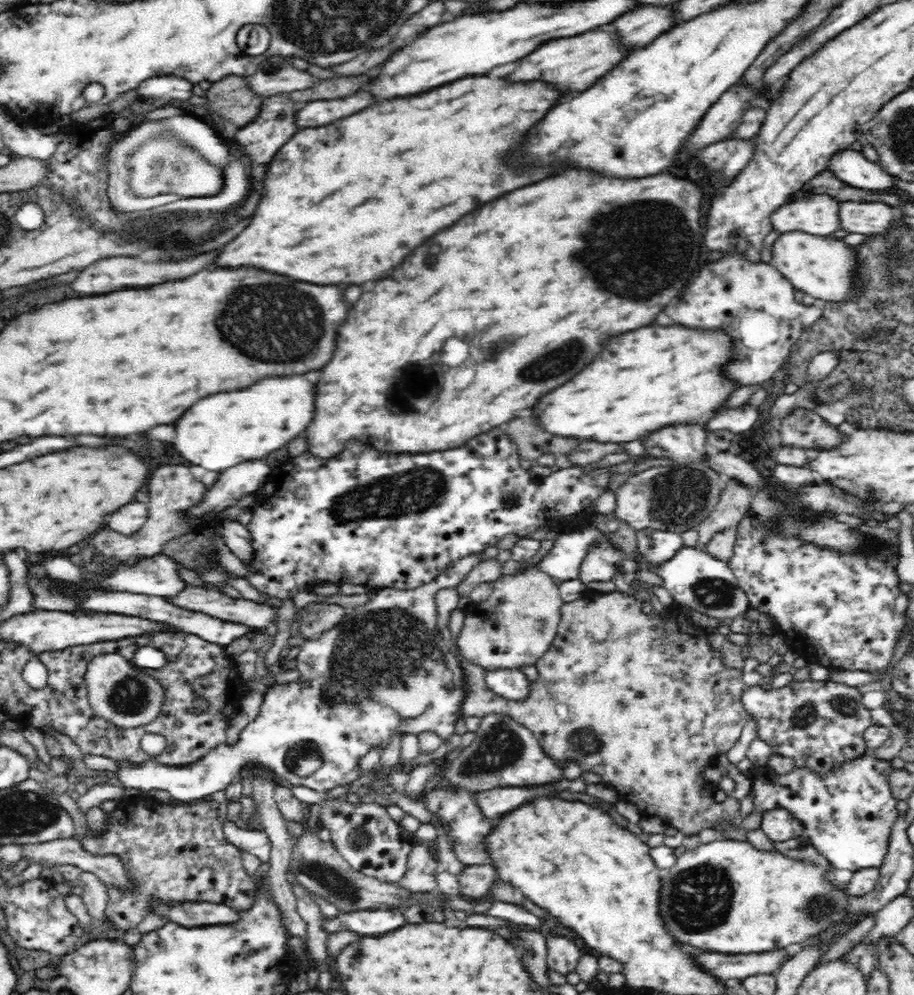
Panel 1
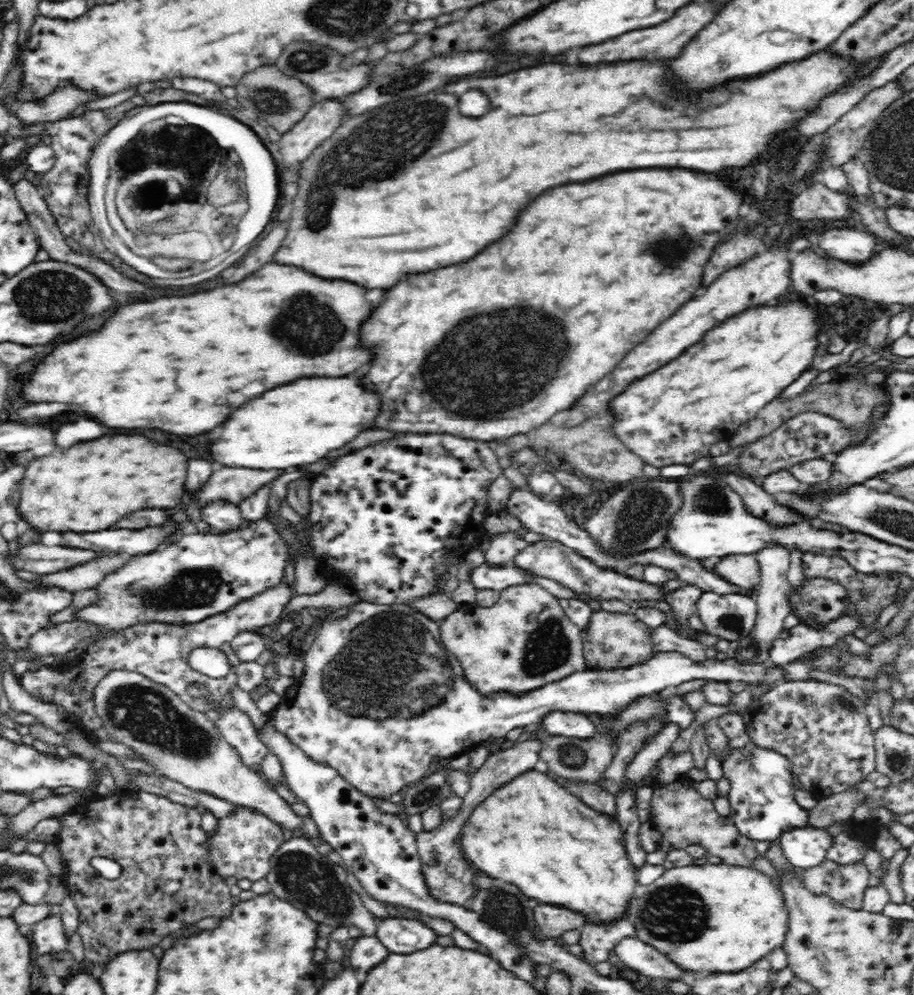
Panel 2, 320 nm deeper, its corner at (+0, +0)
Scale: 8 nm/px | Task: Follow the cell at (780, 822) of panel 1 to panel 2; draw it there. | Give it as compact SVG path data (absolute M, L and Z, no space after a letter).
M793 827L782 832L778 842L792 866L808 870L824 860L831 836L820 827Z

